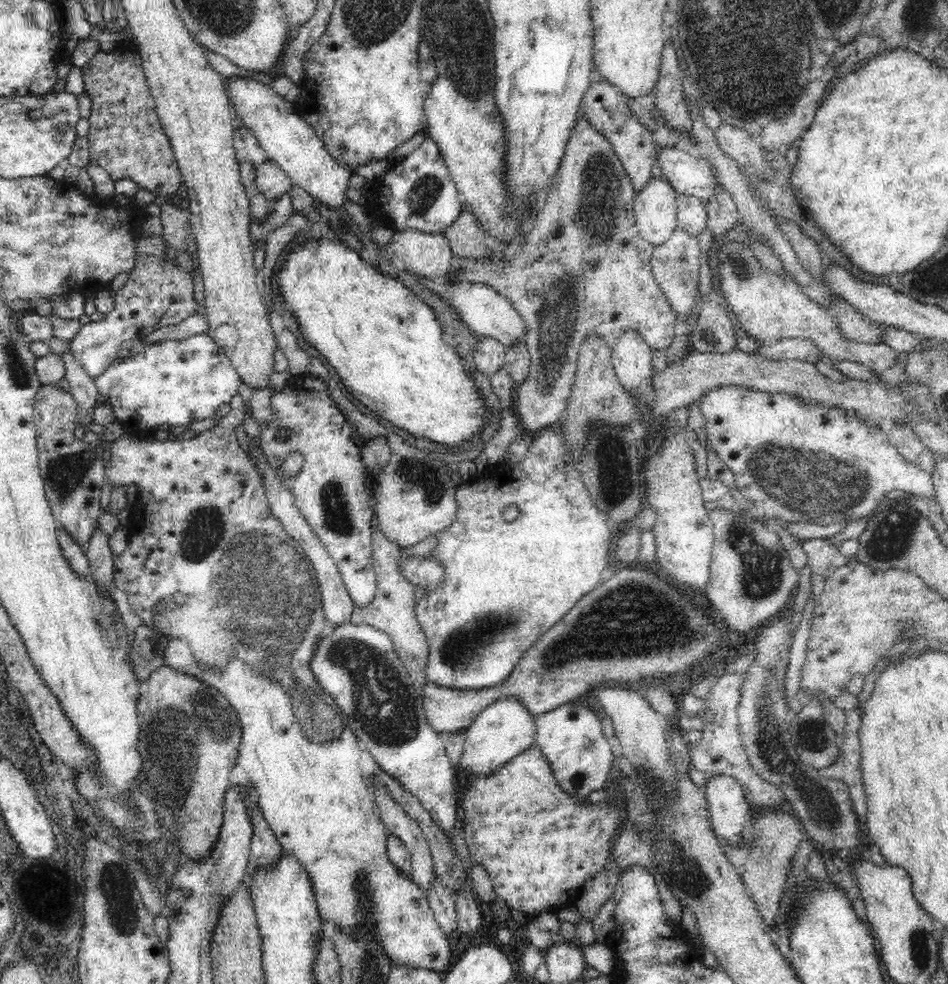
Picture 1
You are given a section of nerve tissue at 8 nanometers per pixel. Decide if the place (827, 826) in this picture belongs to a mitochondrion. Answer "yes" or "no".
yes

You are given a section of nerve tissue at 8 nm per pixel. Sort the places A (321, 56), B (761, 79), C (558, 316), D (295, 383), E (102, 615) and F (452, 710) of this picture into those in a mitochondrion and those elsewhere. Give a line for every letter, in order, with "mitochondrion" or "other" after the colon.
A: other
B: mitochondrion
C: mitochondrion
D: other
E: mitochondrion
F: other

